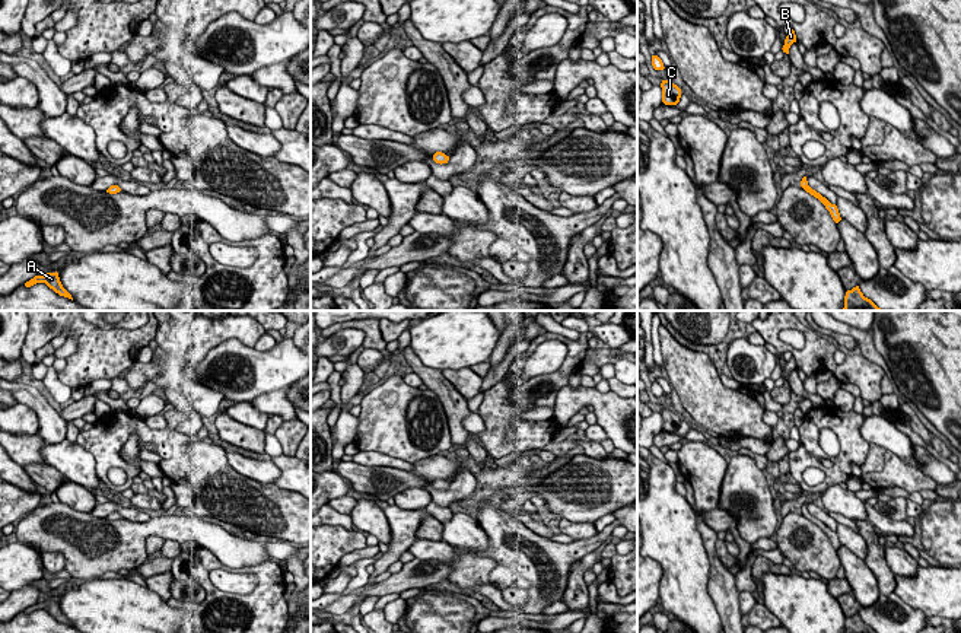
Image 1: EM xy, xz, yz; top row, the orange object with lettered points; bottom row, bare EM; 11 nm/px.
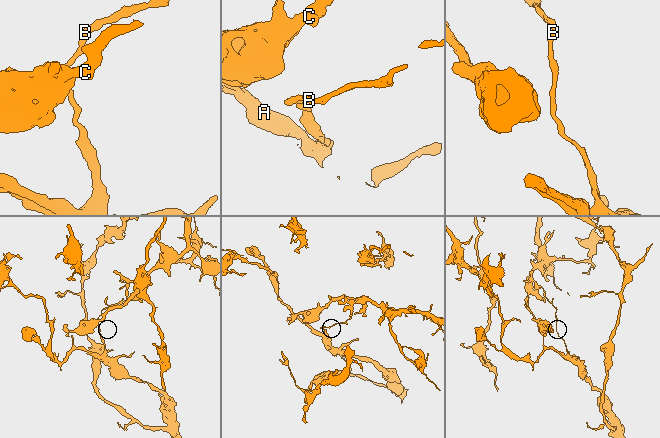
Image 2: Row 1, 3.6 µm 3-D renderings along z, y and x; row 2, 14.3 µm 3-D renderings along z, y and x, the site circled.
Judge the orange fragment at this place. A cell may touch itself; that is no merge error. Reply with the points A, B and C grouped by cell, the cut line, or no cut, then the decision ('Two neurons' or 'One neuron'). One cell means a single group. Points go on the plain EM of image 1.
Groups: A / B C. Split along xz (445, 482), (433, 483). Two neurons

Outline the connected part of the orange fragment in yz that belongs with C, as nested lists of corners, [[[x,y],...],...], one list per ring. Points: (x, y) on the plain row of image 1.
[[[662,407],[662,429],[665,432],[677,432],[681,424],[681,416],[674,411],[671,407]]]

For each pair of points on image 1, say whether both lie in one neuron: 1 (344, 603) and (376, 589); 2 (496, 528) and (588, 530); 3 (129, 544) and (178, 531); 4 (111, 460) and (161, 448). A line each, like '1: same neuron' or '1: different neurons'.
1: same neuron
2: different neurons
3: same neuron
4: same neuron

